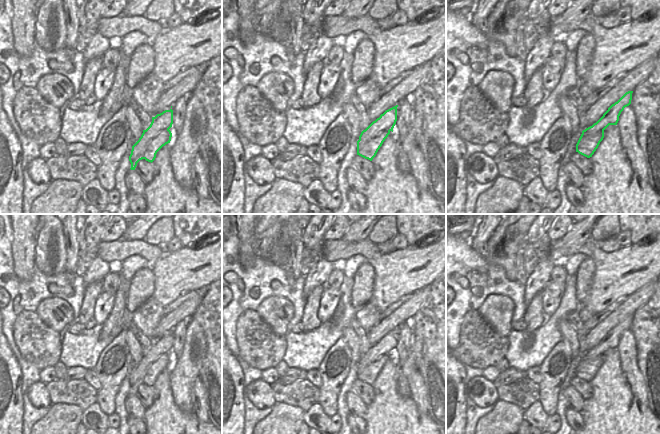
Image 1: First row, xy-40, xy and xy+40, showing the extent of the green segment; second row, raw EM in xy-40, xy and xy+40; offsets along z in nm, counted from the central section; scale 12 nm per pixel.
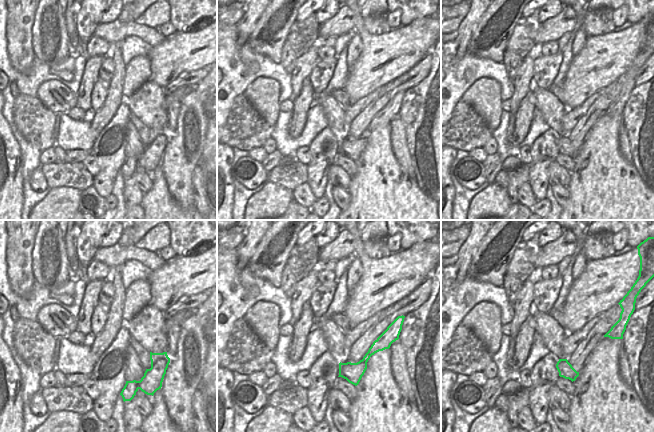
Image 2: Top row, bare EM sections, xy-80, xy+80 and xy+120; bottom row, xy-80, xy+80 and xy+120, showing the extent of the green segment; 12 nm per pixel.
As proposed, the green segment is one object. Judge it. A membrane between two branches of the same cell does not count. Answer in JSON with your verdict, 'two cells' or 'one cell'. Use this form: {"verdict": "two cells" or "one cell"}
{"verdict": "two cells"}

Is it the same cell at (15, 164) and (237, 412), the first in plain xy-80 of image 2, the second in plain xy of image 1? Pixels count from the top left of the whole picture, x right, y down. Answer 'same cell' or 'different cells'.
same cell

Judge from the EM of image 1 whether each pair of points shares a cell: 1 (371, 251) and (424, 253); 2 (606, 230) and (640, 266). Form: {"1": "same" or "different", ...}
{"1": "different", "2": "different"}

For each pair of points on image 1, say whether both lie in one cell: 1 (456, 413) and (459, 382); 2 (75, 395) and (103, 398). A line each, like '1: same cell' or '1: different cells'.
1: same cell
2: different cells

